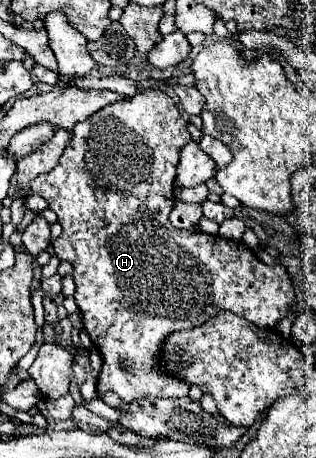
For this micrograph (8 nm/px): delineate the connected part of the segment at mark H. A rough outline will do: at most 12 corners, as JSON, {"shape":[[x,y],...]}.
{"shape":[[159,89],[31,181],[59,217],[97,393],[183,397],[161,349],[275,327],[291,277],[169,221],[191,135]]}

